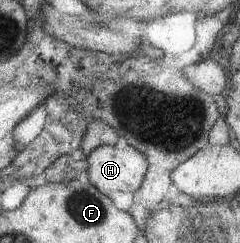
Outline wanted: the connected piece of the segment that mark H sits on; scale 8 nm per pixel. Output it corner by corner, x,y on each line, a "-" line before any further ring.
102,144
94,148
85,160
89,182
107,196
114,191
135,192
147,170
144,155
130,146
118,149

